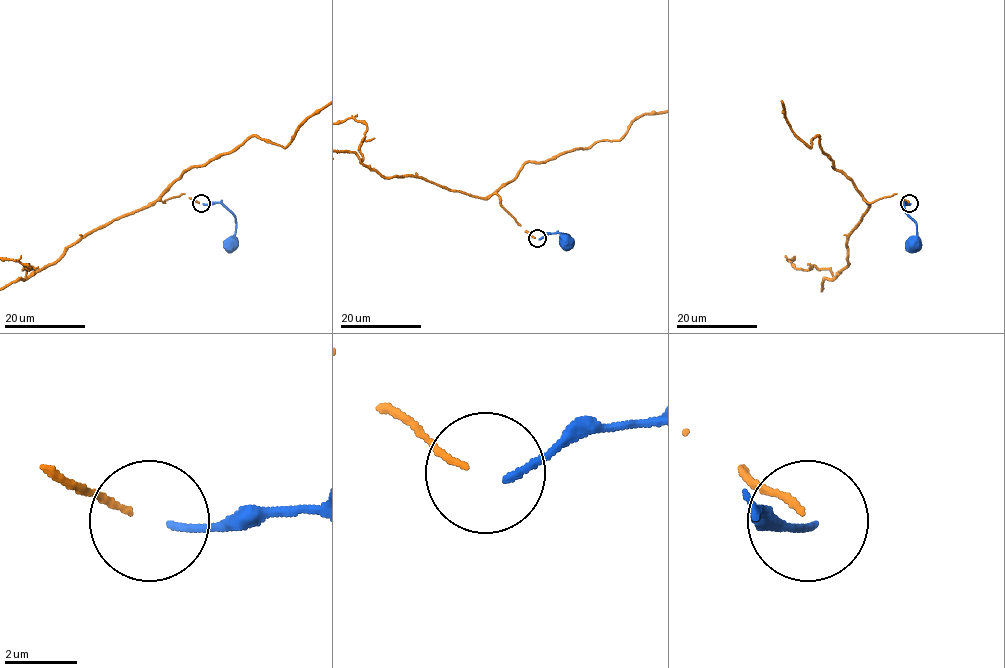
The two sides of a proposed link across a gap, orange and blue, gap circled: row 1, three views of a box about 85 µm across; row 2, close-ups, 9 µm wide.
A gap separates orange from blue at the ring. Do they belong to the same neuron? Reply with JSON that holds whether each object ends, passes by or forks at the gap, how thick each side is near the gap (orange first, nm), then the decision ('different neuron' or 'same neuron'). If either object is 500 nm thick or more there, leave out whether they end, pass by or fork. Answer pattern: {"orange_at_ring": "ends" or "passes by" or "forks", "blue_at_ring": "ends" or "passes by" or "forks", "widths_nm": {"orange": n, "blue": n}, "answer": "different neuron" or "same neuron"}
{"orange_at_ring": "ends", "blue_at_ring": "ends", "widths_nm": {"orange": 160, "blue": 180}, "answer": "same neuron"}

